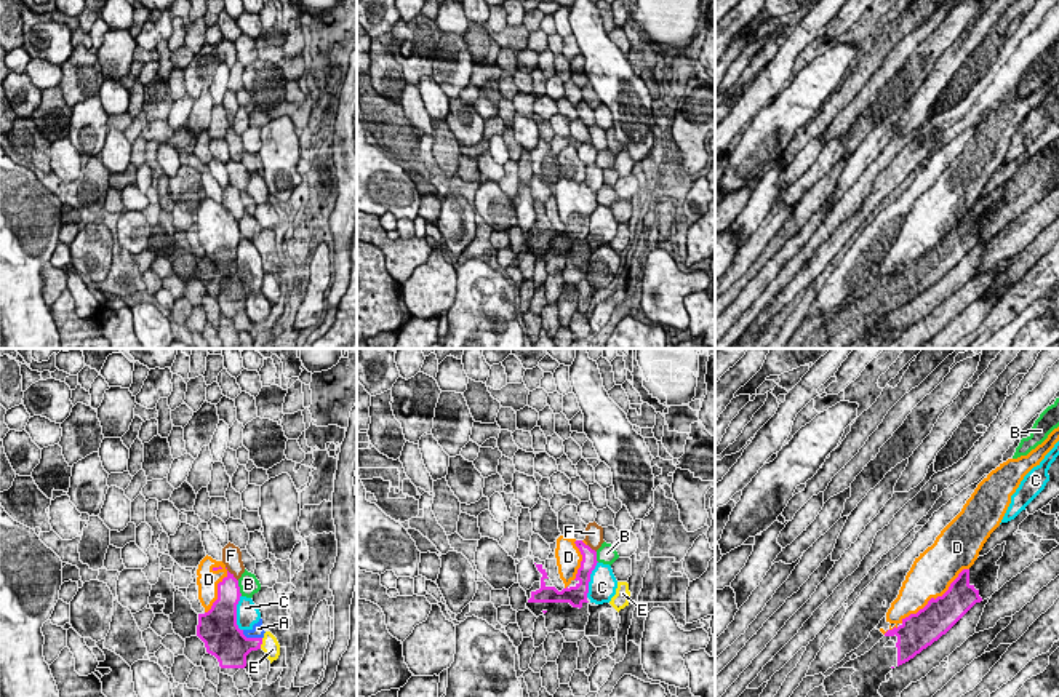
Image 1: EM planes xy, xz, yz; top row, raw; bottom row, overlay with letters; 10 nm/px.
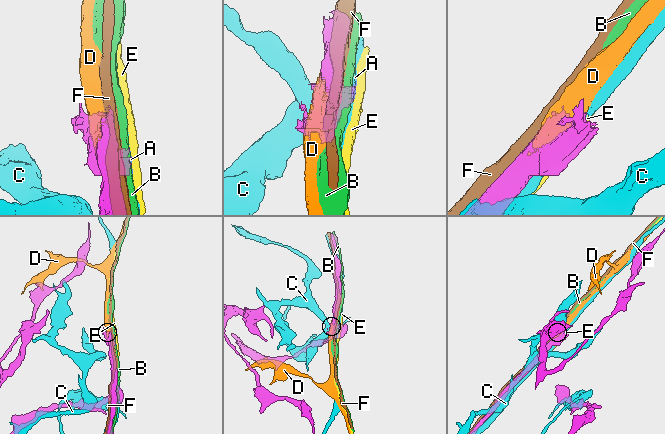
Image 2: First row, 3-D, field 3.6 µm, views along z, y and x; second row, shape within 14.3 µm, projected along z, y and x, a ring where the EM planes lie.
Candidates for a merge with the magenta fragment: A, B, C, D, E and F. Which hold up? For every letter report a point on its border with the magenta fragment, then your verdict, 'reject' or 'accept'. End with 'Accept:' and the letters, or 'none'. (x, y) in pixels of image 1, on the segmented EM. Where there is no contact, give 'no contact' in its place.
A: xy (251, 638) | reject
B: xy (239, 589) | reject
C: xy (235, 613) | reject
D: yz (938, 597) | accept
E: xy (261, 643) | reject
F: xy (231, 574) | reject
Accept: D

